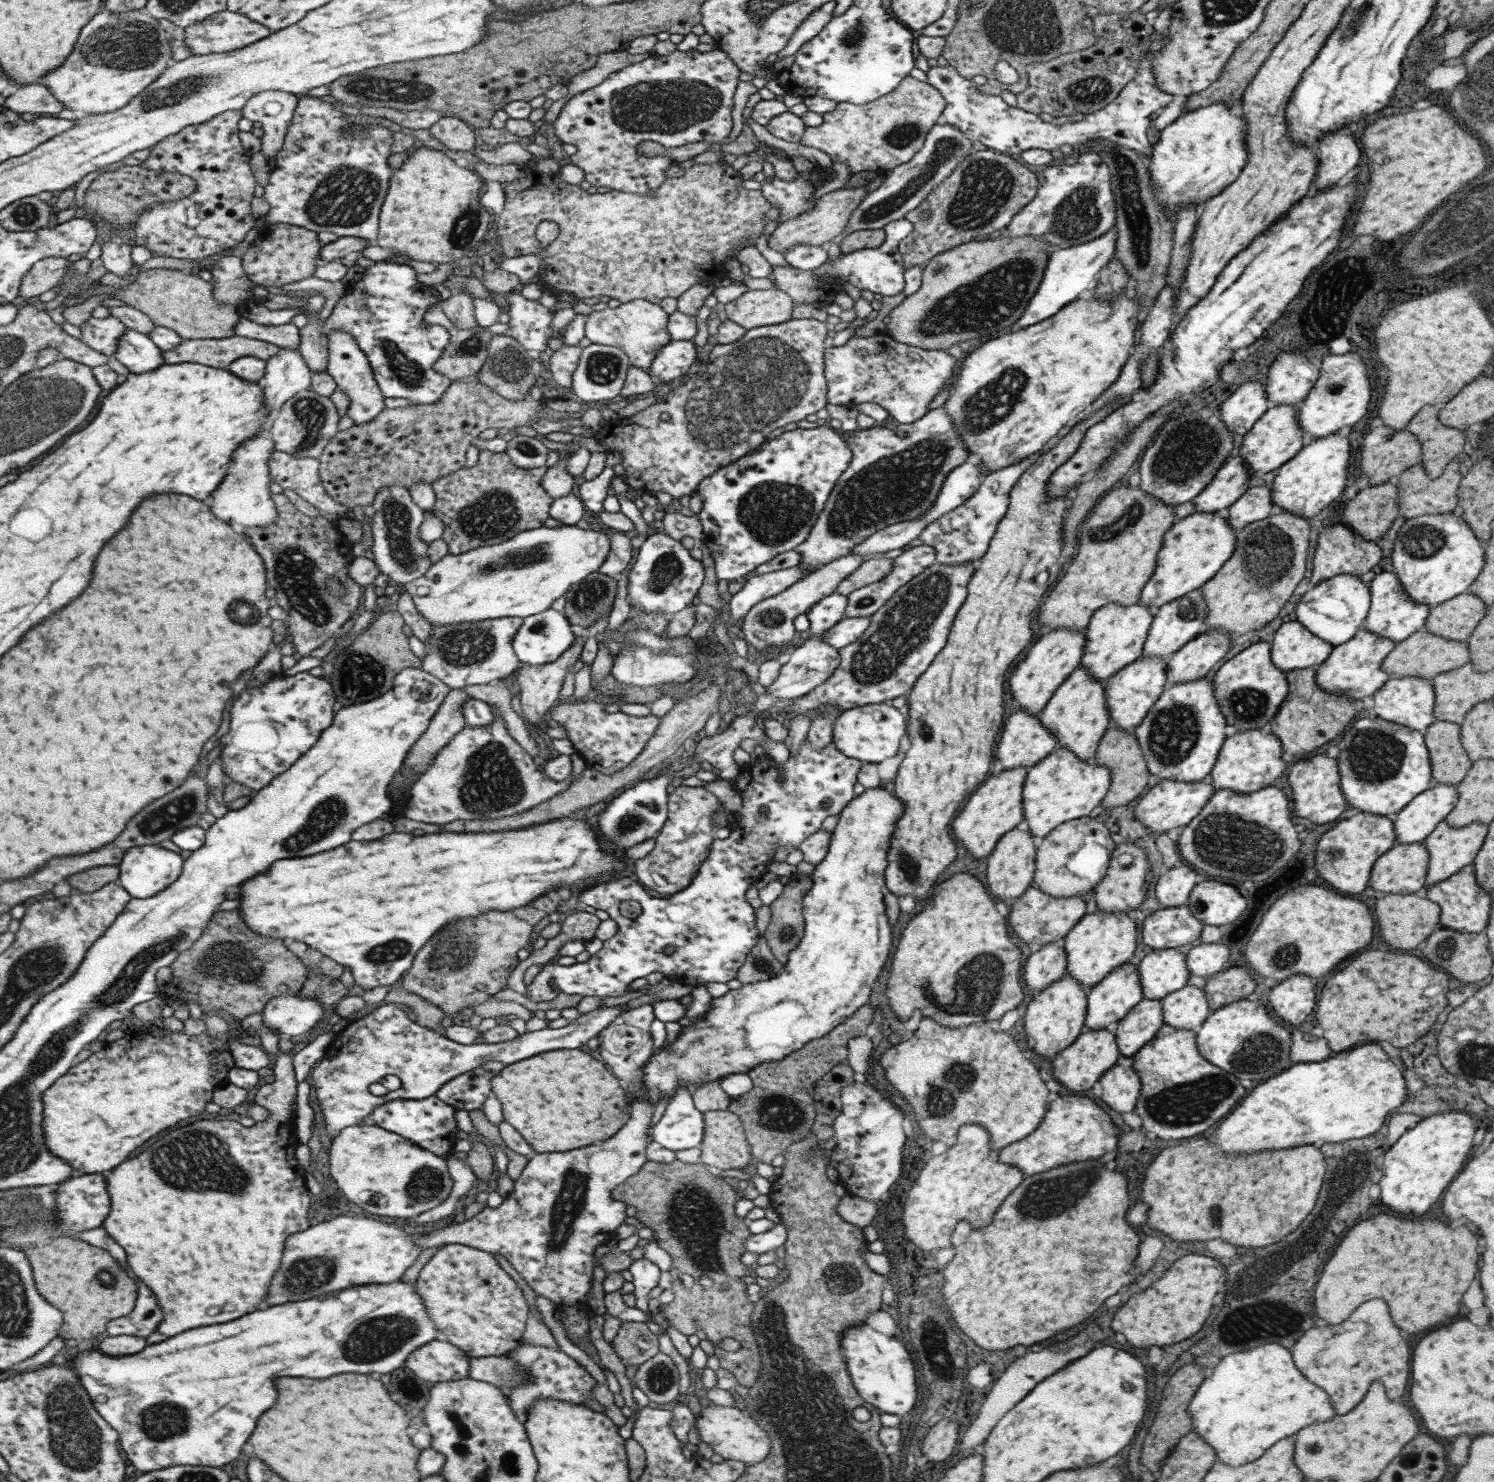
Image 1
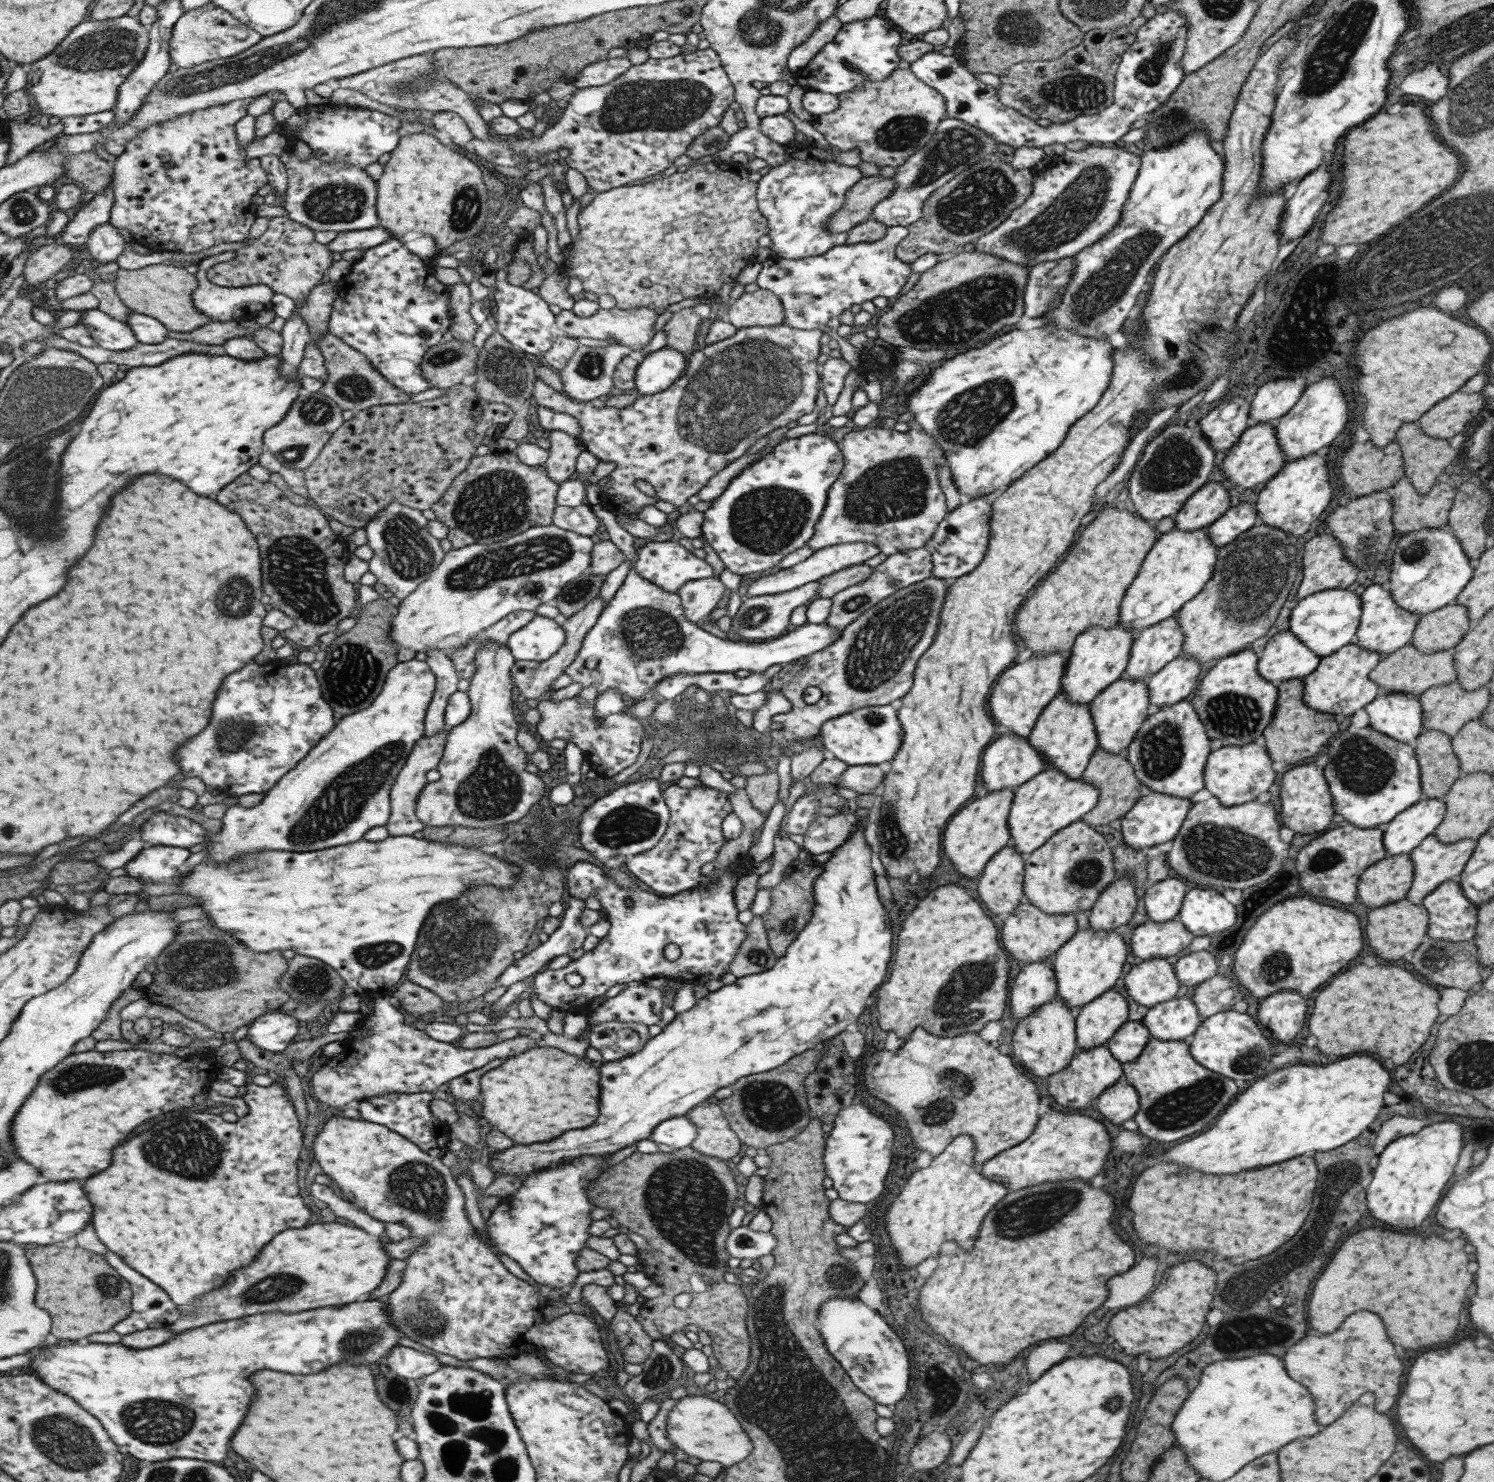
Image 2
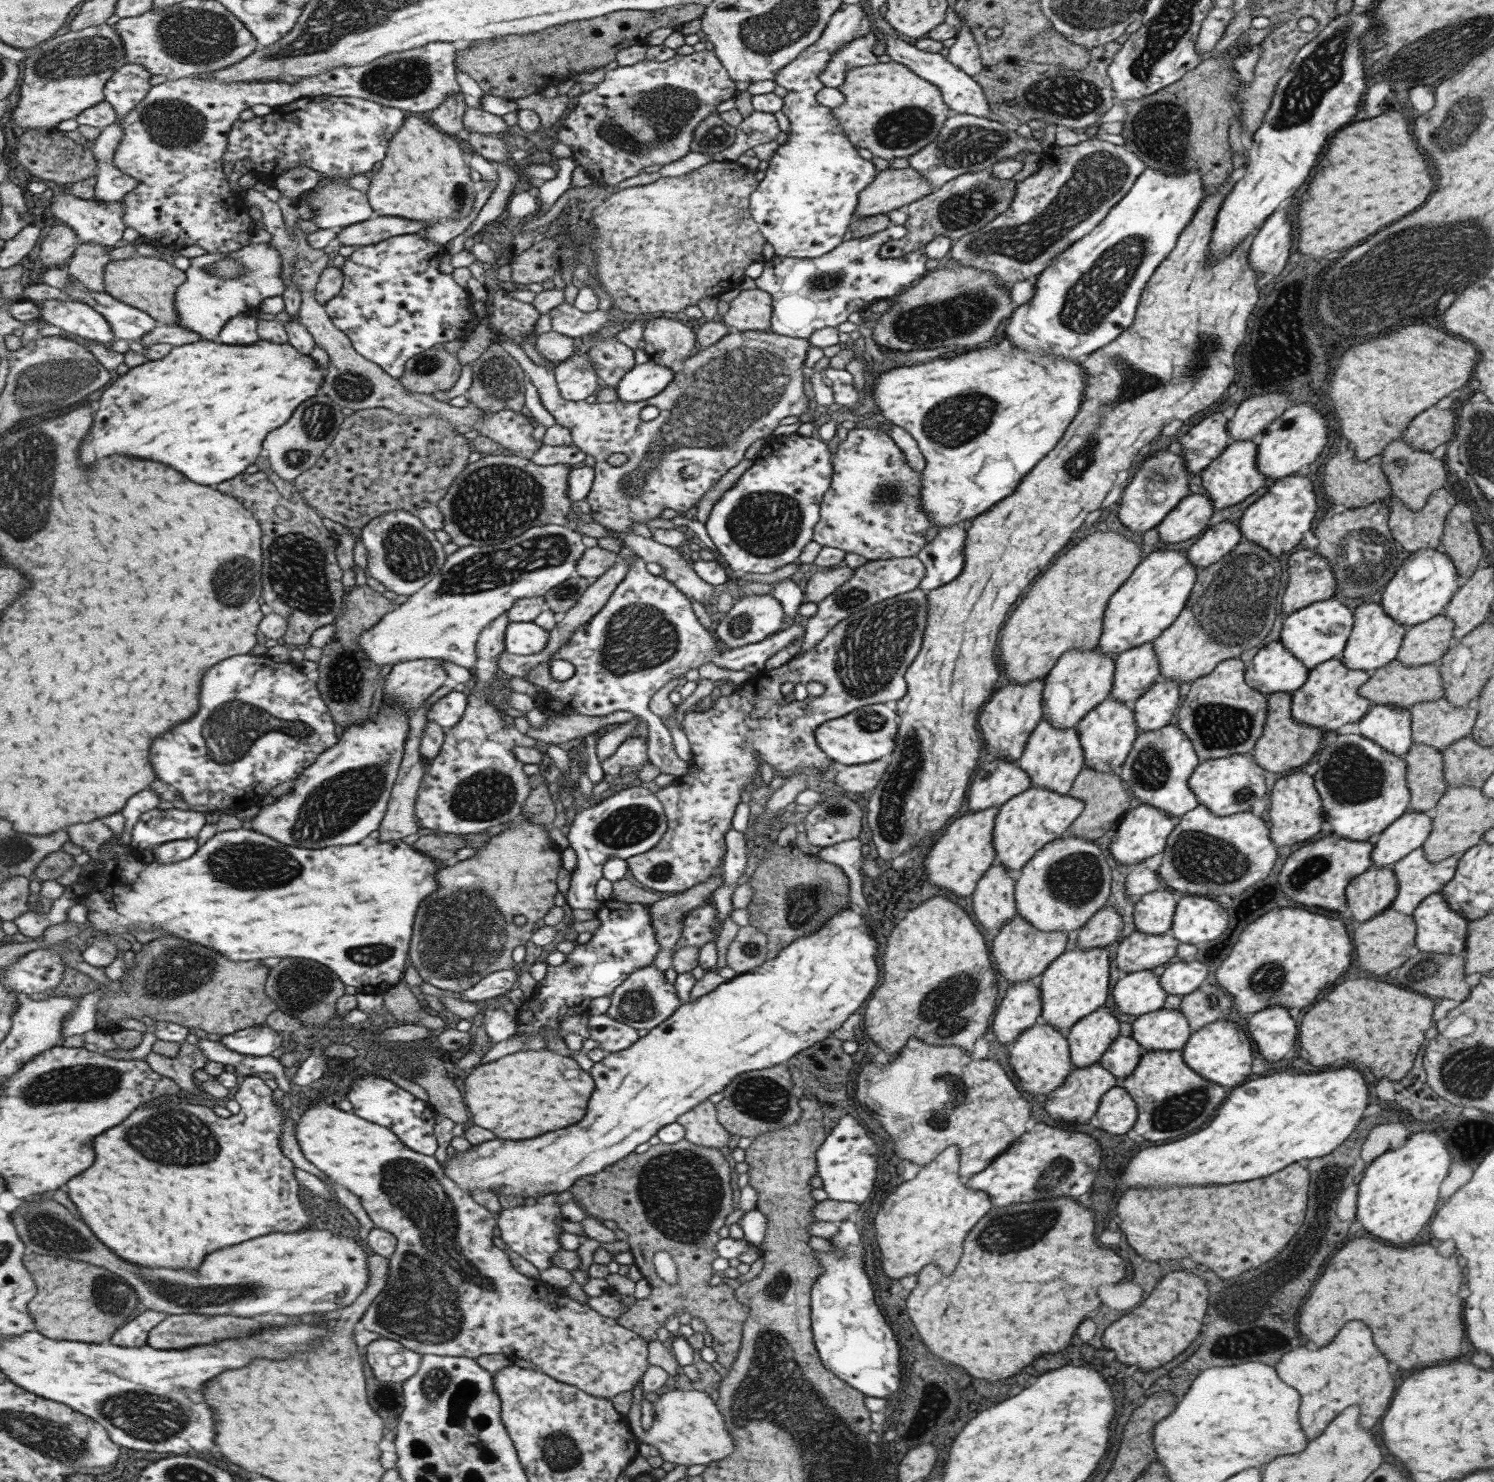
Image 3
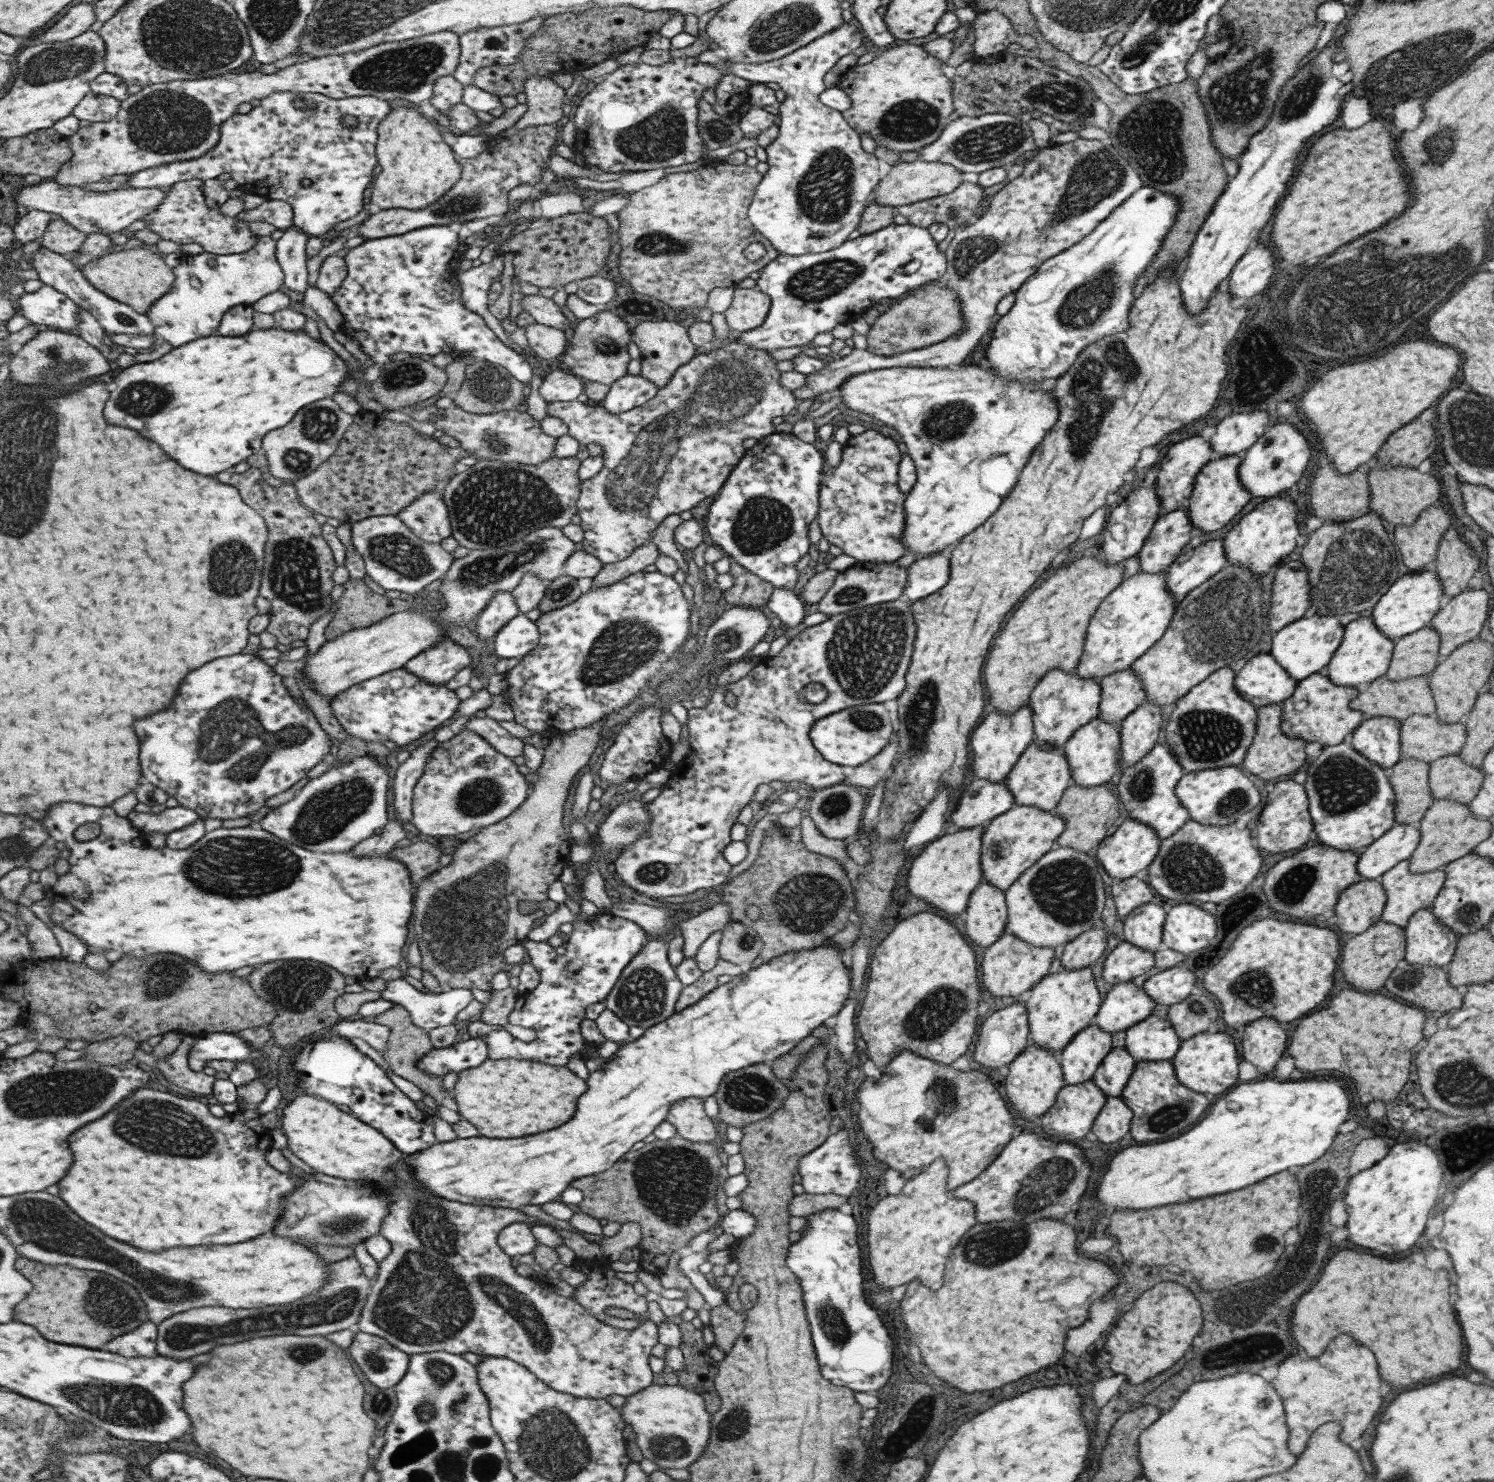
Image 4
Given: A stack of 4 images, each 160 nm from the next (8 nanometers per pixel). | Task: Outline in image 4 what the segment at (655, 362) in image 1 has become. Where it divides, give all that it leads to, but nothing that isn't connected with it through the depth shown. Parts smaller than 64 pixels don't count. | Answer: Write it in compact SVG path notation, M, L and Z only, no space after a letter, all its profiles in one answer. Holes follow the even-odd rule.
M626 374L608 386L608 391L598 404L611 414L619 414L646 403L655 396L657 389L640 374Z

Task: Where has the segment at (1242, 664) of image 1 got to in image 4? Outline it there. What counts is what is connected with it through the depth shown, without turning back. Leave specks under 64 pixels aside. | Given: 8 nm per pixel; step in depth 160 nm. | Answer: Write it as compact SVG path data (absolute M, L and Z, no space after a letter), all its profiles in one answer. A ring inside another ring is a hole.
M1229 666L1214 670L1175 701L1164 726L1165 742L1182 771L1240 766L1255 734L1256 709L1236 692Z

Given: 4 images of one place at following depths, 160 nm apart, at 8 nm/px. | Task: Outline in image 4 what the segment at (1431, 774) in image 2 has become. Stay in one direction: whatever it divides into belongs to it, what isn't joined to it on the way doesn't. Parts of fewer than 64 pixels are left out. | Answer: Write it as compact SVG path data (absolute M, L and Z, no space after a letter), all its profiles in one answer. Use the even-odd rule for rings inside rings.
M1416 758L1401 759L1387 770L1390 787L1394 792L1394 822L1396 824L1417 824L1432 803L1428 772L1428 763Z

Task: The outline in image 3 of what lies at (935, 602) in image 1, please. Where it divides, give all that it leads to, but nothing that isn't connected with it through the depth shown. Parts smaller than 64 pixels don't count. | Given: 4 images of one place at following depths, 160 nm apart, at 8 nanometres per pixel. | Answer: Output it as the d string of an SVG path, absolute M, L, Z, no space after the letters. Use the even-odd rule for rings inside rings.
M915 588L909 592L903 592L892 596L890 599L887 598L881 602L876 602L874 605L868 606L867 608L859 610L859 612L850 614L844 619L841 619L839 622L836 622L835 626L832 626L823 638L819 640L819 643L815 644L815 648L811 648L803 654L793 655L786 663L781 664L777 668L771 668L770 670L761 669L755 674L751 674L750 679L740 685L736 686L731 694L728 696L722 696L719 694L719 697L712 700L712 704L707 706L705 711L698 711L694 709L689 709L684 713L684 719L681 723L683 732L687 737L690 746L690 754L692 758L688 761L687 772L684 775L674 777L673 782L664 788L657 788L653 790L654 795L657 797L657 800L662 804L664 815L666 818L667 828L665 832L661 835L659 842L642 852L641 854L636 854L635 856L630 856L625 859L627 870L631 872L631 876L643 884L643 888L649 889L651 891L657 891L659 893L672 893L677 894L681 893L684 890L689 890L697 884L705 882L706 878L710 877L710 874L715 874L718 872L718 868L721 866L722 871L722 856L725 852L724 845L724 834L730 829L730 822L737 806L737 803L740 802L739 796L741 796L741 789L749 789L750 784L754 783L753 776L755 776L755 770L758 770L760 762L765 762L768 764L775 773L786 775L794 774L794 772L805 771L807 773L823 772L829 764L830 758L817 746L817 743L814 739L814 729L817 728L822 722L831 720L832 718L839 718L852 710L861 708L862 706L867 706L870 704L884 703L889 702L889 700L899 700L906 691L906 682L904 679L905 669L911 664L911 661L915 658L915 655L918 654L926 623L926 593L920 588ZM809 681L820 682L825 687L823 694L817 697L809 696L805 697L802 701L791 701L791 703L784 702L784 699L781 698L778 692L779 686L783 682L793 682L801 683L803 685L807 684Z

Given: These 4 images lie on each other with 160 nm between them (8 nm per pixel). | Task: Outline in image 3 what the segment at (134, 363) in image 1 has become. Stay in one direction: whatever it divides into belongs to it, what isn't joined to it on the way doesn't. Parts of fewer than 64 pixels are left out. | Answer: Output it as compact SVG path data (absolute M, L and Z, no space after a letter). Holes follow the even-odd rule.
M46 299L37 306L40 310L40 322L64 328L71 337L106 345L119 339L116 338L108 319L93 306L71 300L63 302L62 299Z

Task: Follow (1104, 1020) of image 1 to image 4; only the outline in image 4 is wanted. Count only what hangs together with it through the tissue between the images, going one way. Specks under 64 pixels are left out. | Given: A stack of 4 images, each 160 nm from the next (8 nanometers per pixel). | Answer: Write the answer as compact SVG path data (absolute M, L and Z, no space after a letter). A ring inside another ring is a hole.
M1092 1023L1082 1028L1058 1053L1065 1084L1092 1080L1093 1073L1111 1049L1111 1033Z

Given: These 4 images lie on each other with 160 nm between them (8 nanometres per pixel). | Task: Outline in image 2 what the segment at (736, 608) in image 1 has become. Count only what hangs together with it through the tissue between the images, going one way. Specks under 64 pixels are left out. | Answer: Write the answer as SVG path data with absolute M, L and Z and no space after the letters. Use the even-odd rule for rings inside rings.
M863 542L843 543L813 551L813 554L811 554L809 558L806 558L805 561L801 563L795 564L787 569L779 570L779 572L776 574L769 574L768 576L761 576L760 578L757 578L757 580L755 580L752 584L749 584L744 598L764 594L779 594L780 592L787 592L788 590L797 588L803 584L820 580L833 572L863 563L867 560L867 558L871 558L877 553L879 553L877 545Z

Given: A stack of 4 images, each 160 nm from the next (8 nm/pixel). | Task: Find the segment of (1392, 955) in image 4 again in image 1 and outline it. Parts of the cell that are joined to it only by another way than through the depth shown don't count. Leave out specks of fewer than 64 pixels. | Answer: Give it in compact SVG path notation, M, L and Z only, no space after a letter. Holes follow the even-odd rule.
M1415 894L1378 895L1375 908L1373 908L1381 940L1399 950L1417 948L1417 944L1423 942L1433 930L1438 928L1439 911L1439 907L1434 902L1429 901L1428 898L1415 896Z

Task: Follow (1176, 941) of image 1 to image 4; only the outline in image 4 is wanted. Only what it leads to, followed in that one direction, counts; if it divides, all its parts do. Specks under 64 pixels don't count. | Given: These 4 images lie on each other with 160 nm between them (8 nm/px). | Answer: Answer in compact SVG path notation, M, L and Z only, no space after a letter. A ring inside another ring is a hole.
M1121 941L1105 956L1100 976L1103 983L1111 986L1130 982L1154 966L1154 952L1141 950Z

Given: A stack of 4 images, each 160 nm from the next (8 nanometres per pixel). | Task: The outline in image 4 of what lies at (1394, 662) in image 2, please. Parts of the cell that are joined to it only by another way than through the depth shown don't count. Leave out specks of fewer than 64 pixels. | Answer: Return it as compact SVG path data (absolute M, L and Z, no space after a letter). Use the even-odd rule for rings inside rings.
M1383 675L1359 689L1357 696L1351 702L1351 708L1358 710L1363 719L1386 716L1402 721L1411 714L1431 714L1435 705L1426 677L1413 676L1401 680L1389 680Z

